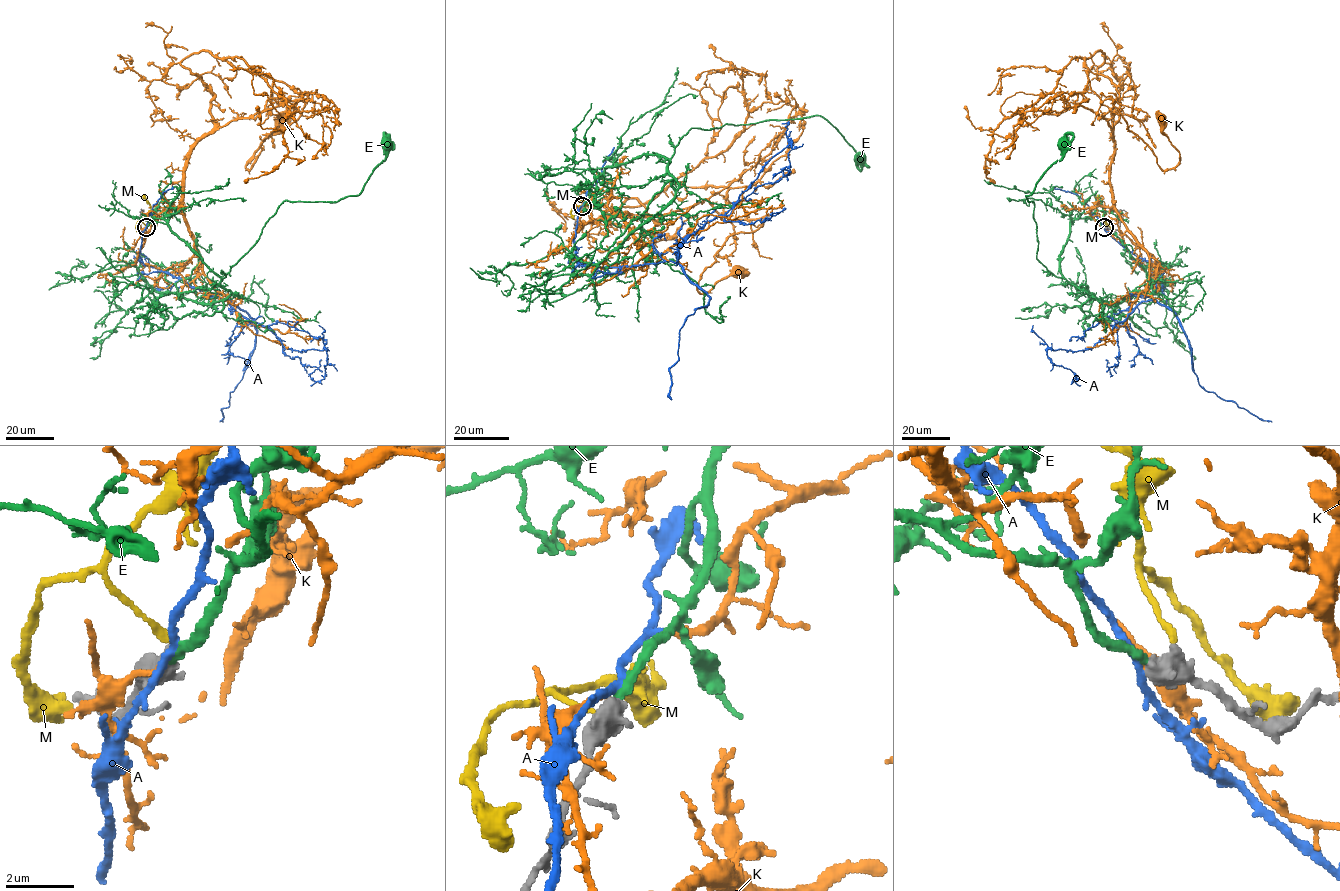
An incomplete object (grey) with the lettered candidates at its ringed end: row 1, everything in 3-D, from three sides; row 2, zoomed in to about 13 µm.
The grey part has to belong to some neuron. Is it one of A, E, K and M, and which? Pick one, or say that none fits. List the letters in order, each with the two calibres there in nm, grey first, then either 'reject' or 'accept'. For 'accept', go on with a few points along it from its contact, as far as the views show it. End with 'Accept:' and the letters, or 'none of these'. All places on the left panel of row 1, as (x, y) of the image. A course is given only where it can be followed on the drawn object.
A: 700/200 nm | reject
E: 700/280 nm | accept | via (146, 227), (153, 217), (163, 219), (225, 277), (285, 201), (356, 196), (385, 159), (386, 143)
K: 700/130 nm | reject
M: 550/200 nm | reject
Accept: E

